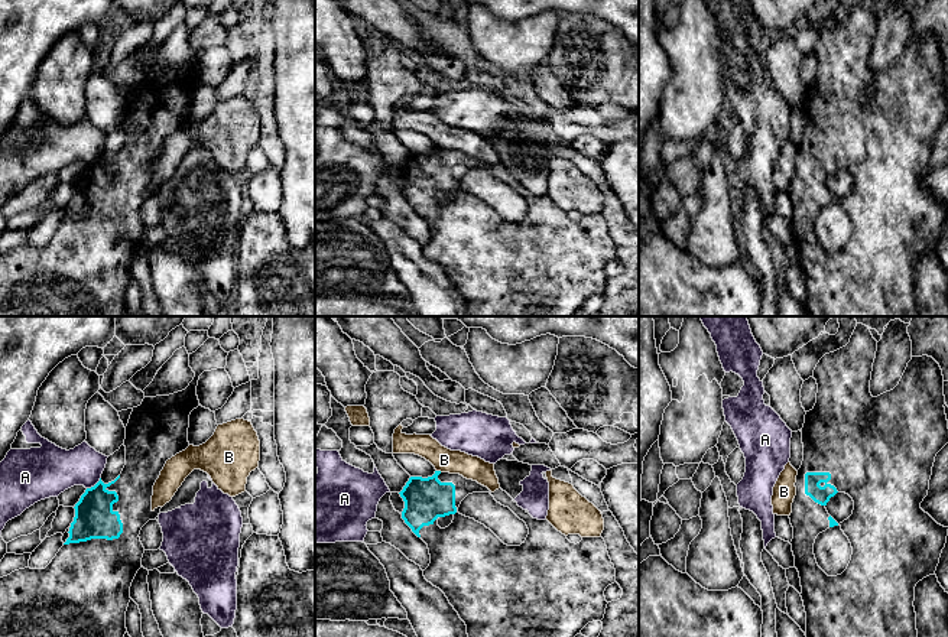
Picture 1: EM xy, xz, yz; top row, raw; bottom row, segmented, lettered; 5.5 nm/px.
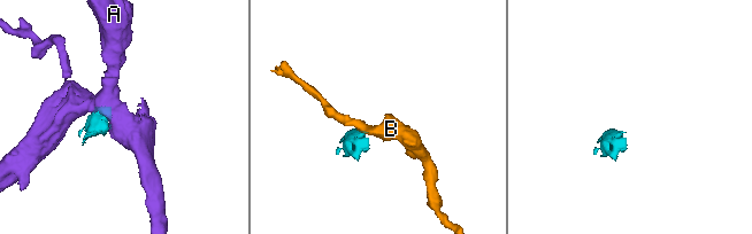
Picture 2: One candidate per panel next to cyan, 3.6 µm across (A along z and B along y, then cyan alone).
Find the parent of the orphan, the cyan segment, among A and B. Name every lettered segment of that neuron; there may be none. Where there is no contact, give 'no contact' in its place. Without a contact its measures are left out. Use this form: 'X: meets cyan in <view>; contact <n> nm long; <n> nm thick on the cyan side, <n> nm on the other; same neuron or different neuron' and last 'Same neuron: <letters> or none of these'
A: meets cyan in xy; contact 100 nm long; 220 nm thick on the cyan side, 260 nm on the other; different neuron
B: meets cyan in xz; contact 30 nm long; 240 nm thick on the cyan side, 140 nm on the other; different neuron
Same neuron: none of these

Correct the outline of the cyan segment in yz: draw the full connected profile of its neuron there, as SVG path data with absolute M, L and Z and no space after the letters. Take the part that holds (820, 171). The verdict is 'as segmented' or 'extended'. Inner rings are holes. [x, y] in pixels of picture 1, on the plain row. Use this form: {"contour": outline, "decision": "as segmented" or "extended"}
{"contour": "M857 0L850 19L825 30L812 52L818 61L816 79L806 88L801 107L803 137L798 146L796 172L789 192L793 204L790 221L801 254L808 316L918 316L915 263L923 254L935 251L947 220L948 204L938 201L921 185L928 172L935 133L948 120L942 46L932 33L912 33L899 61L873 74L870 56L876 27L877 17L869 3ZM837 169L845 169L854 178L853 191L840 199L851 220L853 231L841 251L828 253L816 240L814 220L819 209L838 202L825 185Z", "decision": "extended"}

